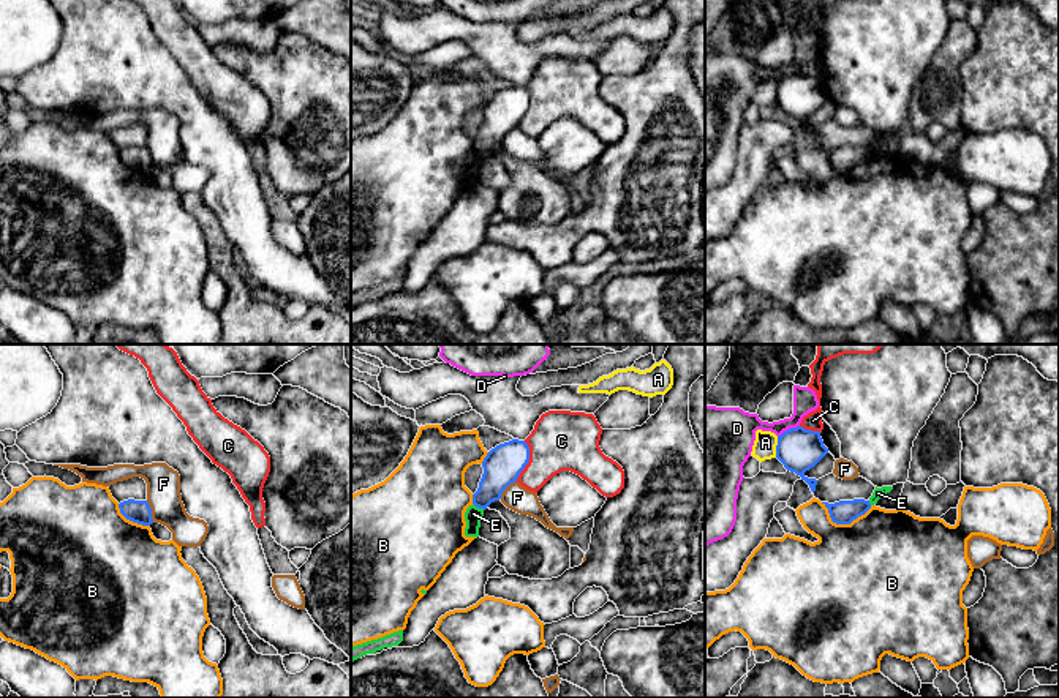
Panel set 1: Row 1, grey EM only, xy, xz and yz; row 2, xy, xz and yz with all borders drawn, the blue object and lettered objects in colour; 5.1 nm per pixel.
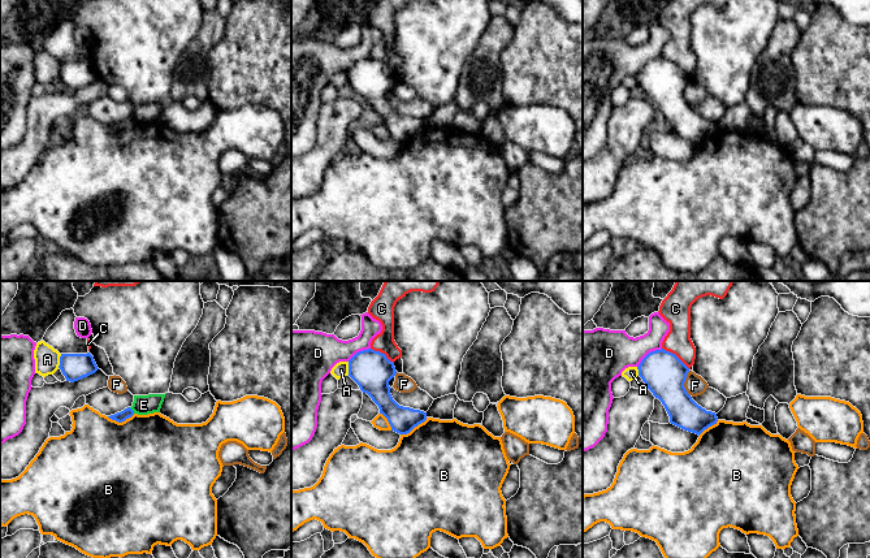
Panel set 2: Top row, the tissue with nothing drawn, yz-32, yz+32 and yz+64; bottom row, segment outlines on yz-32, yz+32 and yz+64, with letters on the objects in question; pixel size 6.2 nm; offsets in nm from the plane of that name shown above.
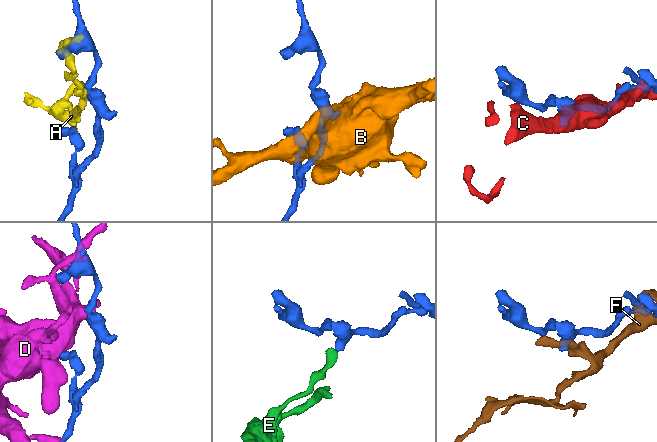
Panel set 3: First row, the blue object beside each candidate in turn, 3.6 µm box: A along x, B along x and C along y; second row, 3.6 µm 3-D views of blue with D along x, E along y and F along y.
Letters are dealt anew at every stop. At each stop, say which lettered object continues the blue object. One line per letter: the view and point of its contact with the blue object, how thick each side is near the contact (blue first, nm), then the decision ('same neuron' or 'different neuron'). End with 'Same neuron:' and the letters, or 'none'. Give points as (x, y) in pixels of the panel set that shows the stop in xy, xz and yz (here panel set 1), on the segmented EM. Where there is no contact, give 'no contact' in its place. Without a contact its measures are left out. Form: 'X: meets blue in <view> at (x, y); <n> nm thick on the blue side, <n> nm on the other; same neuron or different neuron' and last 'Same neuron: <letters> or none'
A: meets blue in yz at (776, 447); 220 nm thick on the blue side, 120 nm on the other; different neuron
B: meets blue in yz at (843, 523); 120 nm thick on the blue side, 480 nm on the other; different neuron
C: meets blue in xz at (528, 460); 190 nm thick on the blue side, 300 nm on the other; different neuron
D: meets blue in yz at (787, 430); 220 nm thick on the blue side, 180 nm on the other; different neuron
E: meets blue in xz at (479, 507); 190 nm thick on the blue side, 90 nm on the other; different neuron
F: meets blue in xy at (150, 512); 120 nm thick on the blue side, 180 nm on the other; different neuron
Same neuron: none

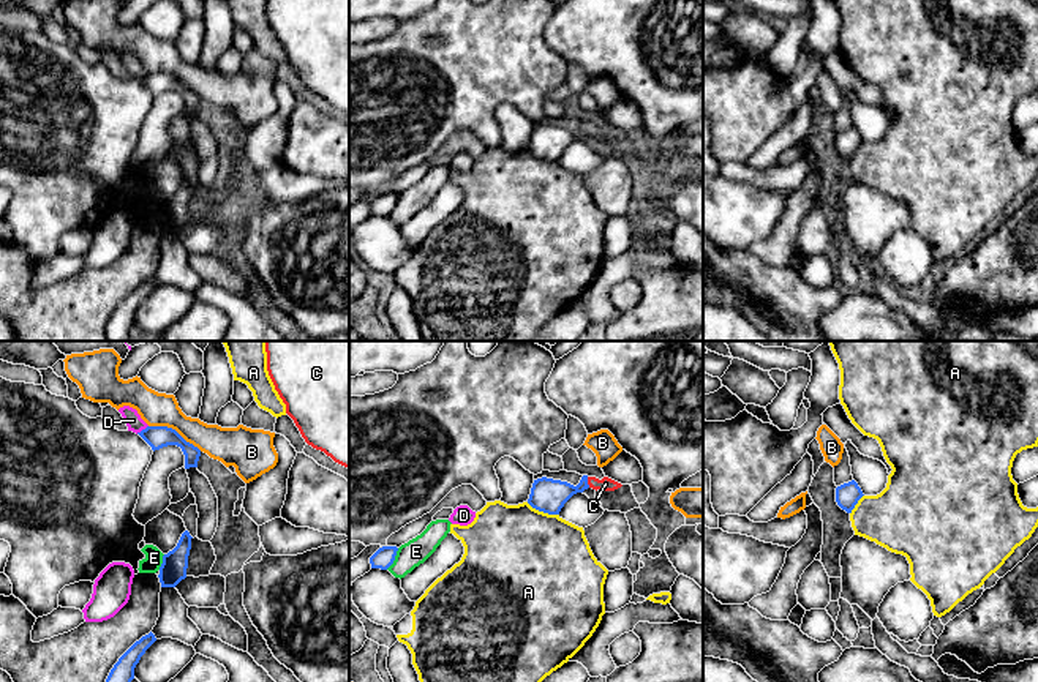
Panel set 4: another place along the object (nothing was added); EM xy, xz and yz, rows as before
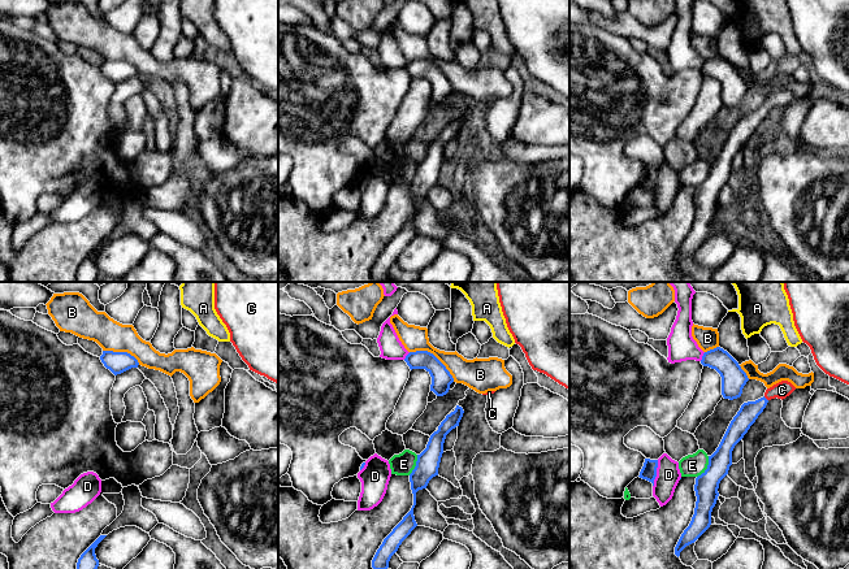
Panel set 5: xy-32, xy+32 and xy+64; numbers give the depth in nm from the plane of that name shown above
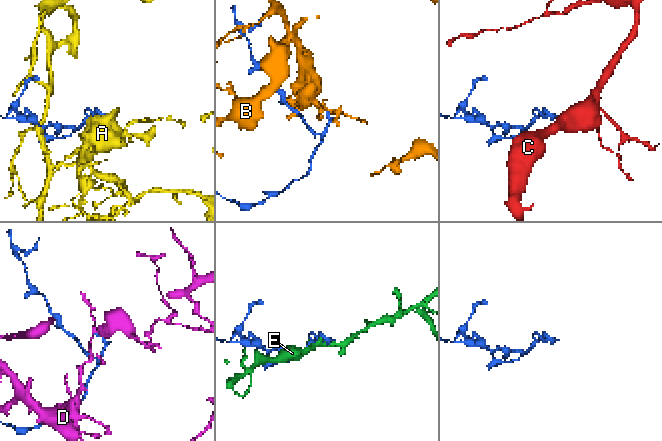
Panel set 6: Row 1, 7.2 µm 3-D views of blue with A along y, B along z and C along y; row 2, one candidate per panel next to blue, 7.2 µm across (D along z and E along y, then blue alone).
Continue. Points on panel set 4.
A: meets blue in xz at (542, 510); 170 nm thick on the blue side, 480 nm on the other; different neuron
B: meets blue in xy at (174, 430); 110 nm thick on the blue side, 180 nm on the other; different neuron
C: meets blue in xz at (586, 482); 170 nm thick on the blue side, 70 nm on the other; same neuron
D: meets blue in xy at (142, 430); 110 nm thick on the blue side, 90 nm on the other; different neuron
E: meets blue in xz at (394, 559); 100 nm thick on the blue side, 140 nm on the other; different neuron
Same neuron: C

